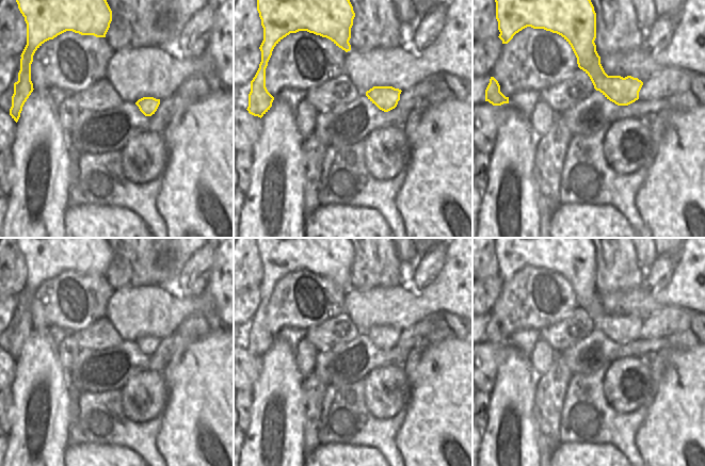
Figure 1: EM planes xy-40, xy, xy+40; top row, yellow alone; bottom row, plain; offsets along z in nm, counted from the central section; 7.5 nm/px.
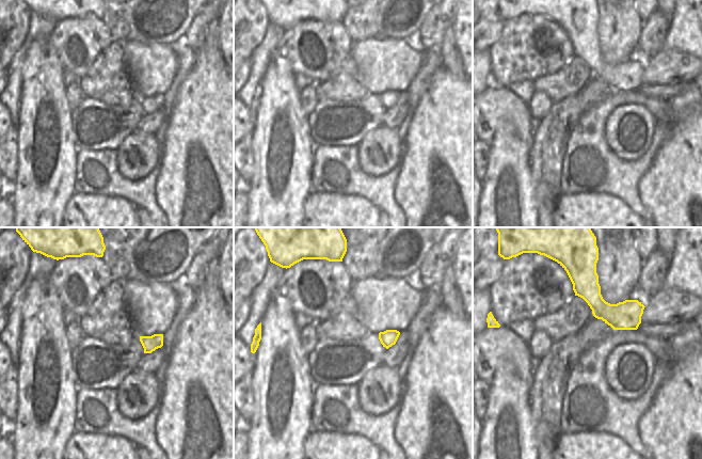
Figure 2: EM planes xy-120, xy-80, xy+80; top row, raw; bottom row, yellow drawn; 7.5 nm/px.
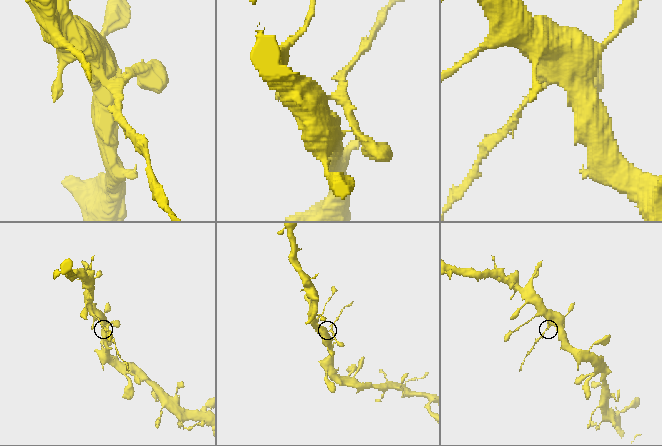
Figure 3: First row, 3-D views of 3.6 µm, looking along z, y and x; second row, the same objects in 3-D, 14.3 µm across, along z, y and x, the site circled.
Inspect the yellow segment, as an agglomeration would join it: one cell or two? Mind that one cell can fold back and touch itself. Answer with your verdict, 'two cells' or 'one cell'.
two cells

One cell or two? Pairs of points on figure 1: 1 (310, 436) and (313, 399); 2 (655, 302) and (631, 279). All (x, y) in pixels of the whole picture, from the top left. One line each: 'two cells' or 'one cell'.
1: one cell
2: two cells

